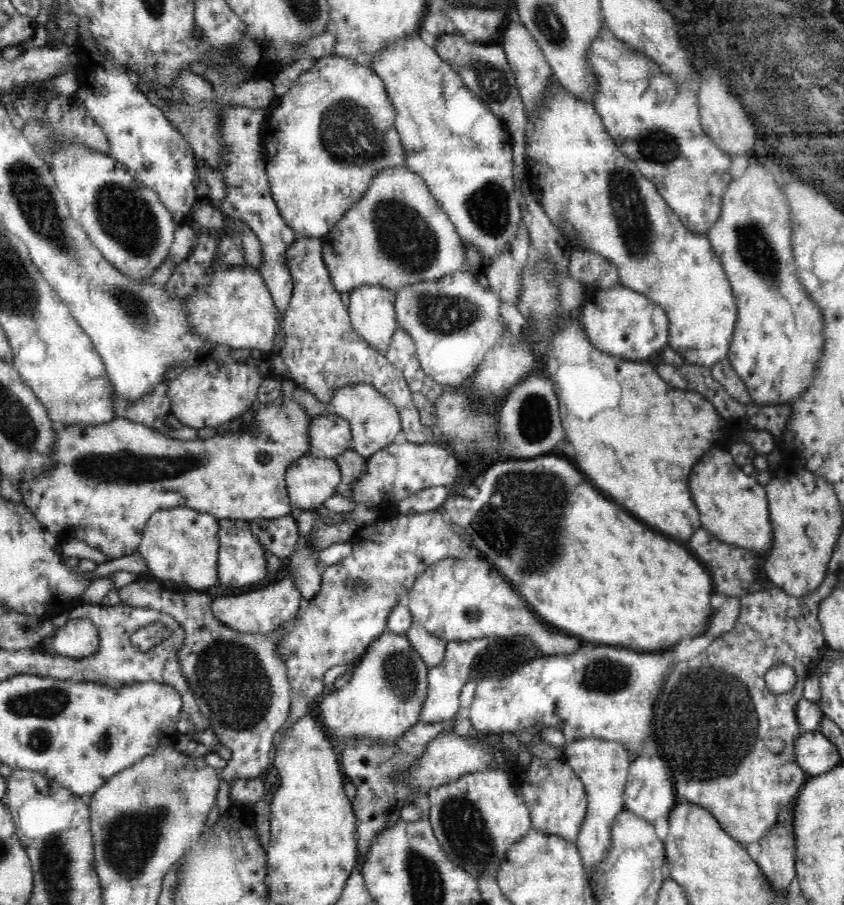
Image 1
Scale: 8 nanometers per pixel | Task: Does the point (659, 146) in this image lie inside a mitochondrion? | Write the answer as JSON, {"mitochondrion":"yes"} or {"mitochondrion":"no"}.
{"mitochondrion":"yes"}

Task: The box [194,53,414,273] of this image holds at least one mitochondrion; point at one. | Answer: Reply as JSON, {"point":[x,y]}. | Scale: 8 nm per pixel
{"point":[350,138]}

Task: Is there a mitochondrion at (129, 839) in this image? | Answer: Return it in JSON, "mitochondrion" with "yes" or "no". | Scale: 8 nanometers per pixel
{"mitochondrion":"yes"}

